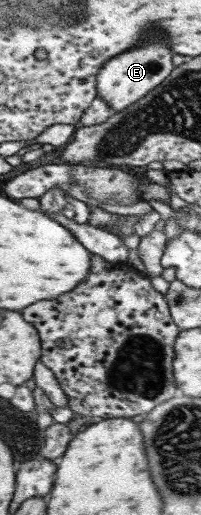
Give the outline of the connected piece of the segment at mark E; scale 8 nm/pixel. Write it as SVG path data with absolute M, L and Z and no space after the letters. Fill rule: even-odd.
M149 35L147 41L137 45L133 49L126 49L116 56L104 61L98 69L96 75L96 95L112 109L113 113L121 111L133 102L140 100L147 92L151 91L156 85L169 75L174 68L171 62L171 51L169 43L161 35Z

